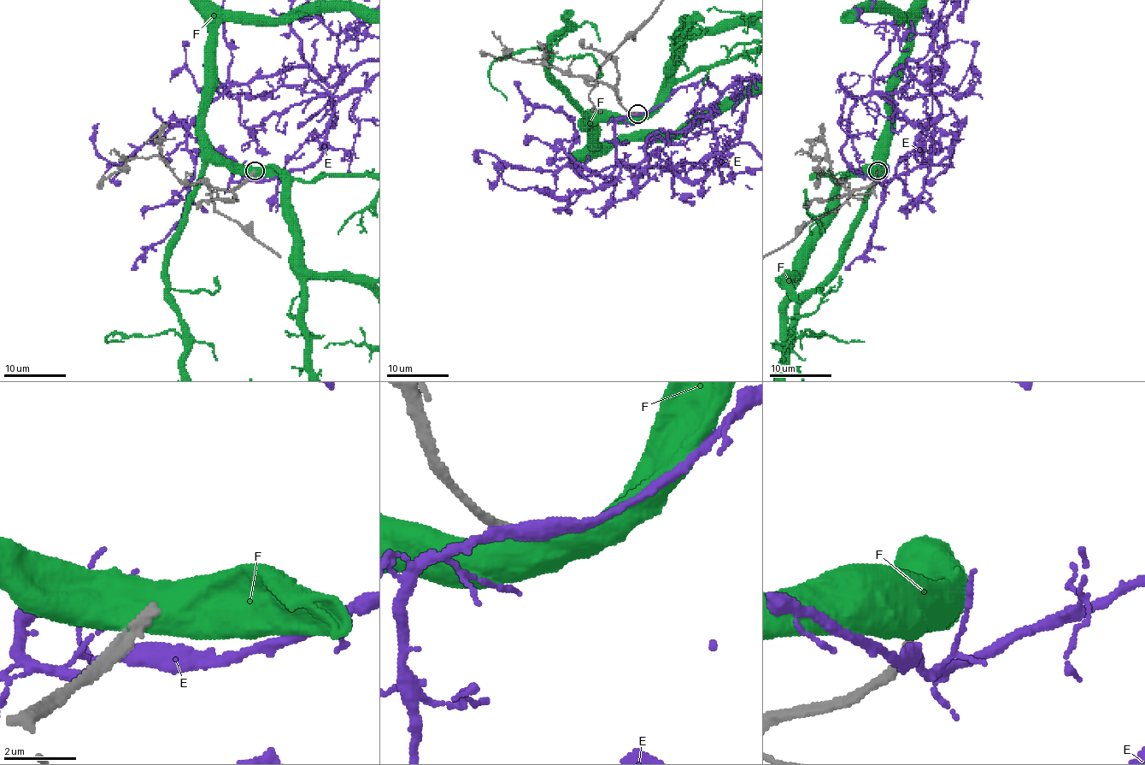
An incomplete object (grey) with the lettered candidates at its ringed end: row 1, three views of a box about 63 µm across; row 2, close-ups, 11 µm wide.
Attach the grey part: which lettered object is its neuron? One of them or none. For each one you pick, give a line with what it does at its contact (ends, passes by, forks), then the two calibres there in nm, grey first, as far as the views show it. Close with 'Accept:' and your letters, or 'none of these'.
Accept: none of these

